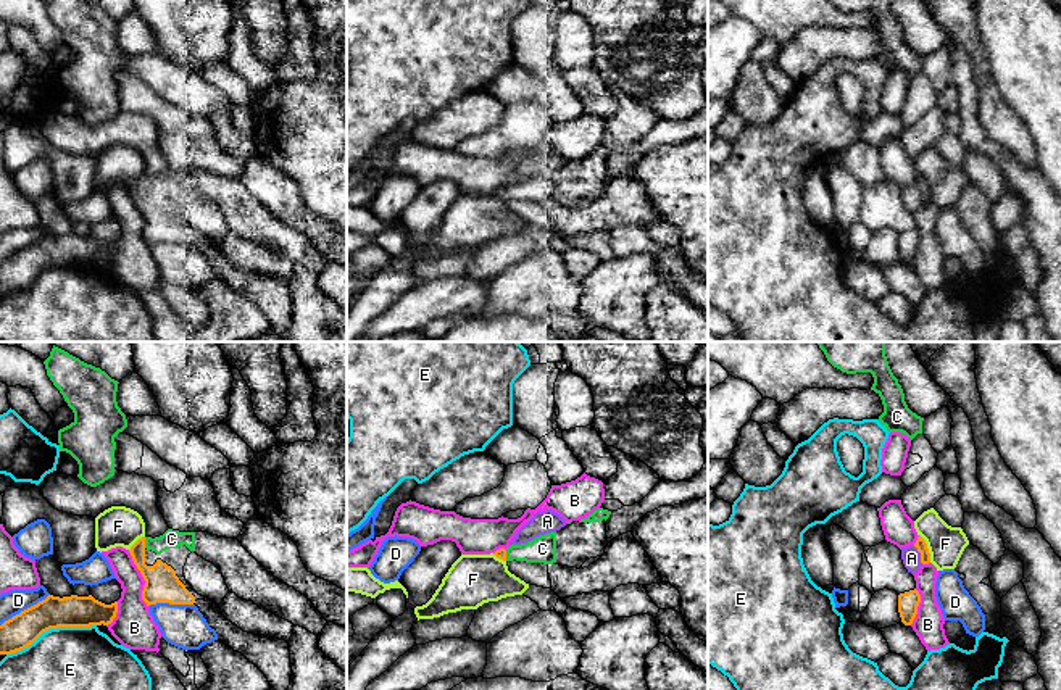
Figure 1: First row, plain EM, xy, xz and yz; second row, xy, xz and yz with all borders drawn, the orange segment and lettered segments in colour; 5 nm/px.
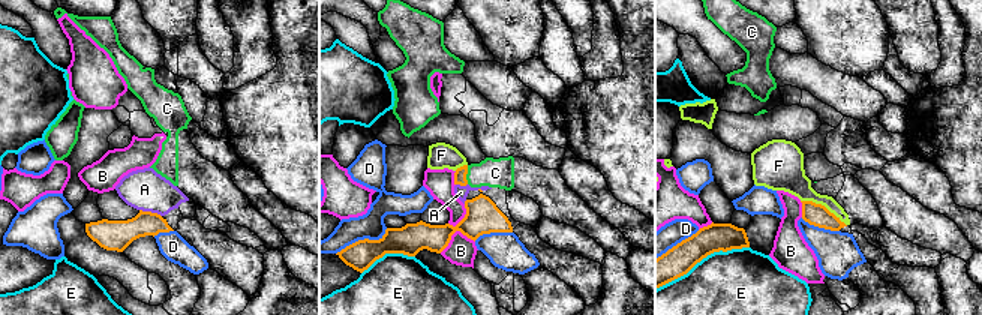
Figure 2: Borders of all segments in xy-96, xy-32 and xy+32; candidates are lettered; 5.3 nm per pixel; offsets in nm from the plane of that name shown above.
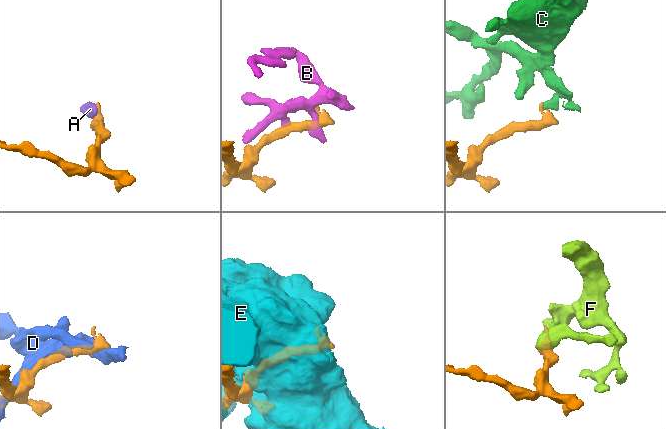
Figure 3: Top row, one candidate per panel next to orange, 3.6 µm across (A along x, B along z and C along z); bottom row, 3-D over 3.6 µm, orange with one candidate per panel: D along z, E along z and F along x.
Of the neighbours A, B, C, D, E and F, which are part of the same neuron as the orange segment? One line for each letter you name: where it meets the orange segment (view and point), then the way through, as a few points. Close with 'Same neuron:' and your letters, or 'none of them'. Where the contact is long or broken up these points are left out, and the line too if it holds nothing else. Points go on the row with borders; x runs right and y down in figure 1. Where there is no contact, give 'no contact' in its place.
C: xy (144, 542)
Same neuron: C

